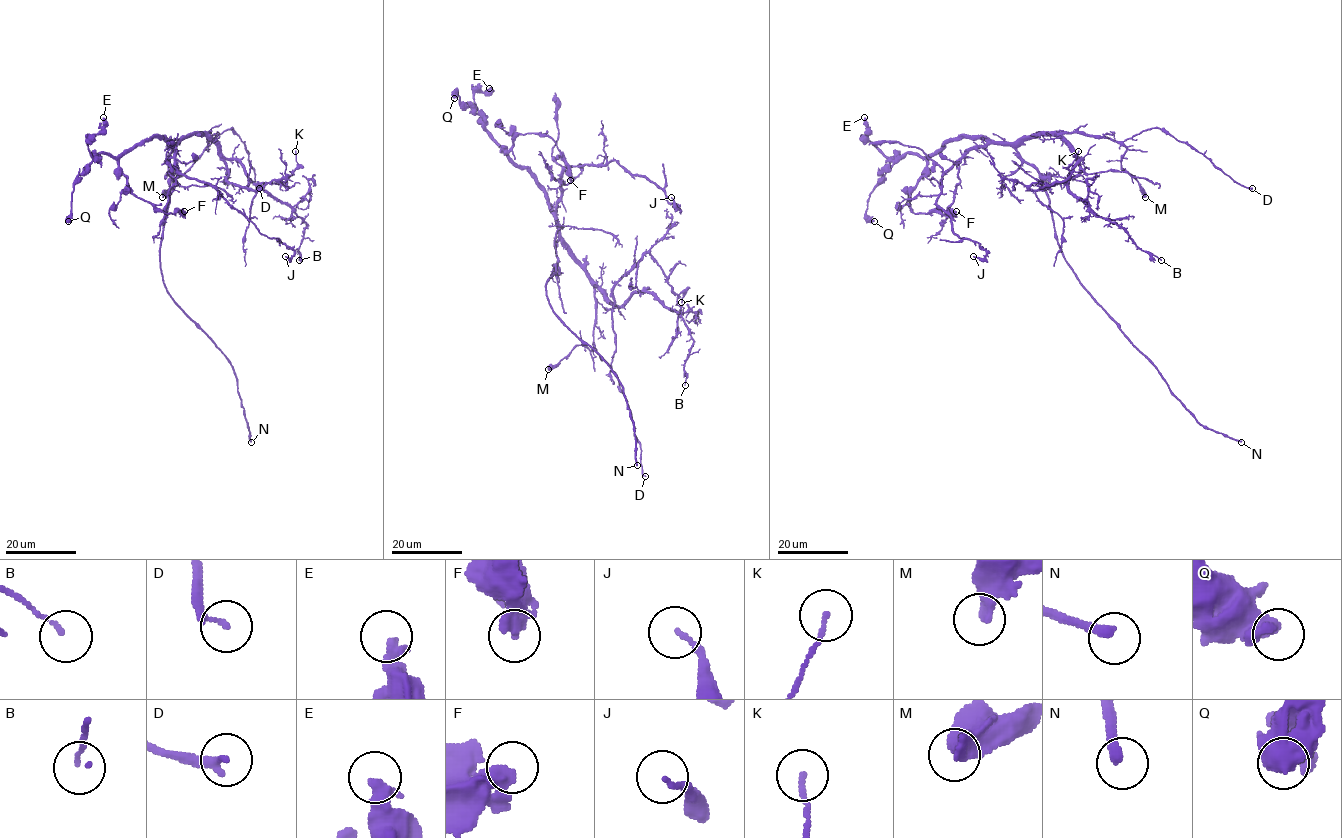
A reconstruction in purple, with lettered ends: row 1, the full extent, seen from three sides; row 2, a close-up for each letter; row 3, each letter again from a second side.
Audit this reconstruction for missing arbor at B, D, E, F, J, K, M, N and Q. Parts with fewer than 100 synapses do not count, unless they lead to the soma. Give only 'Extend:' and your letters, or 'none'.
Extend: N

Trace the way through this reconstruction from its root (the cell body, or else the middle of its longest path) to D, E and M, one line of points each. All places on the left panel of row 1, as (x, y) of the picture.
D: (169, 195), (173, 148), (182, 138), (209, 132), (209, 141), (231, 128), (244, 143), (259, 188)
E: (169, 195), (172, 145), (163, 138), (149, 138), (120, 156), (92, 157), (87, 143), (101, 130), (103, 117)
M: (169, 195), (173, 148), (182, 138), (209, 132), (203, 153), (162, 197)

